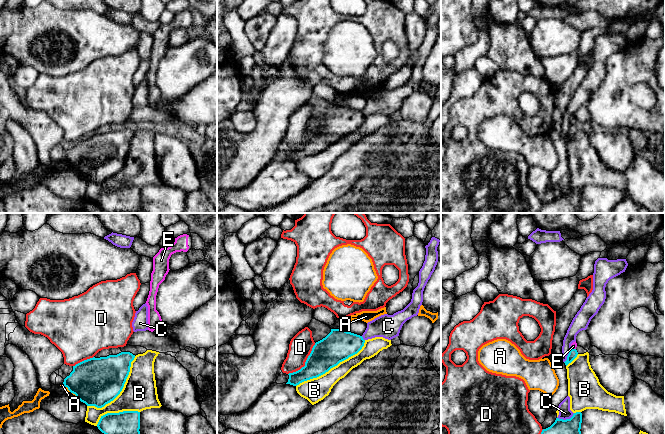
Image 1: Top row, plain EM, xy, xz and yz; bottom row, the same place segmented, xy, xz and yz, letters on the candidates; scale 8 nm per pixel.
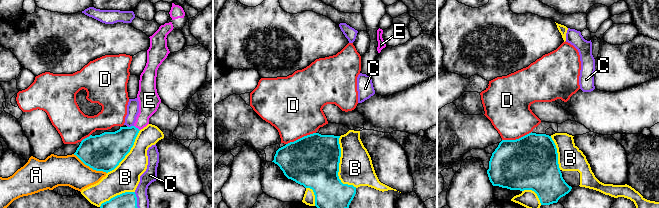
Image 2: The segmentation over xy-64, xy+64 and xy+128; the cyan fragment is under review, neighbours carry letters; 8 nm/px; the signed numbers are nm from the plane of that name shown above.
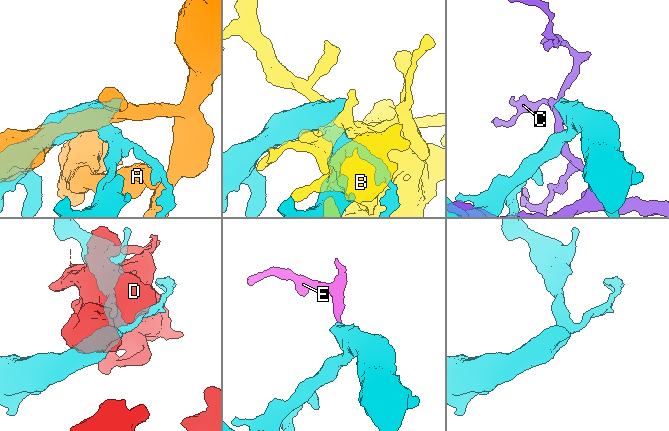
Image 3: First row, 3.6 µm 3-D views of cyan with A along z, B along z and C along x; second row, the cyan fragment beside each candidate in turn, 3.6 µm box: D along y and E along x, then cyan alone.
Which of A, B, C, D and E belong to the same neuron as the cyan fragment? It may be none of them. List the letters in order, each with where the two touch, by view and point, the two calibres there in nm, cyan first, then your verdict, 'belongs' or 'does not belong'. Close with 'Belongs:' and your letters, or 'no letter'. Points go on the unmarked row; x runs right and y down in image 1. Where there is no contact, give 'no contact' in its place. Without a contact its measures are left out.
A: contact xy (66, 162); calibres 380 and 20 nm; does not belong
B: contact xz (332, 143); calibres 240 and 190 nm; does not belong
C: contact yz (566, 195); calibres 260 and 100 nm; does not belong
D: contact xz (305, 138); calibres 240 and 190 nm; does not belong
E: contact yz (573, 125); calibres 70 and 50 nm; belongs
Belongs: E

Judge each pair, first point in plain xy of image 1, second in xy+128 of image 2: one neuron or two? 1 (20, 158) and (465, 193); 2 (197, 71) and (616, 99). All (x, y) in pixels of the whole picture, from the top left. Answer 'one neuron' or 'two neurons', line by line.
1: one neuron
2: two neurons

